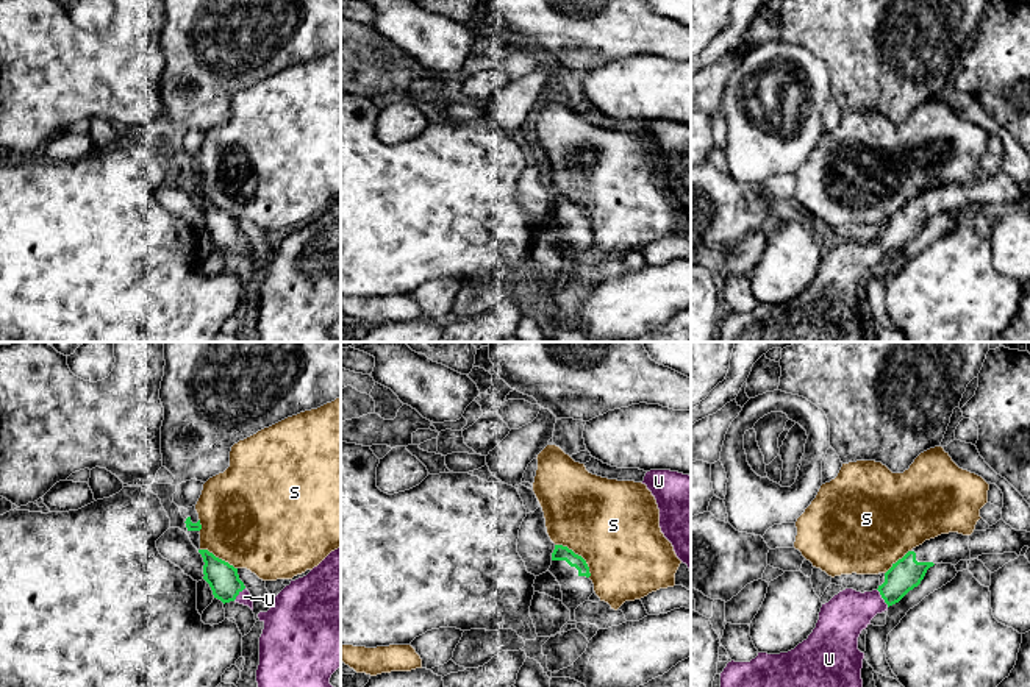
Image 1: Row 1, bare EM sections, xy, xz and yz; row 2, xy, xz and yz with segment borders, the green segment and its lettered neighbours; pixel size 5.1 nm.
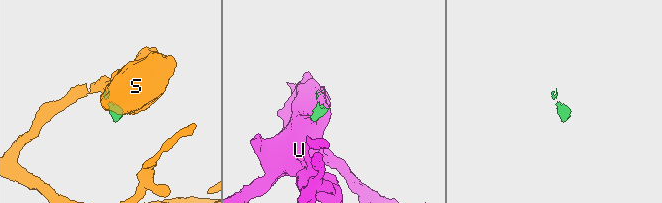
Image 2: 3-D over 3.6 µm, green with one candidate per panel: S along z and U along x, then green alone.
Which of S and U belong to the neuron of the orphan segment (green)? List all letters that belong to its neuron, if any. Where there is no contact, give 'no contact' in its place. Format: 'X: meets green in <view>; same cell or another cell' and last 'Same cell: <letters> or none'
S: meets green in xz; another cell
U: meets green in yz; same cell
Same cell: U

